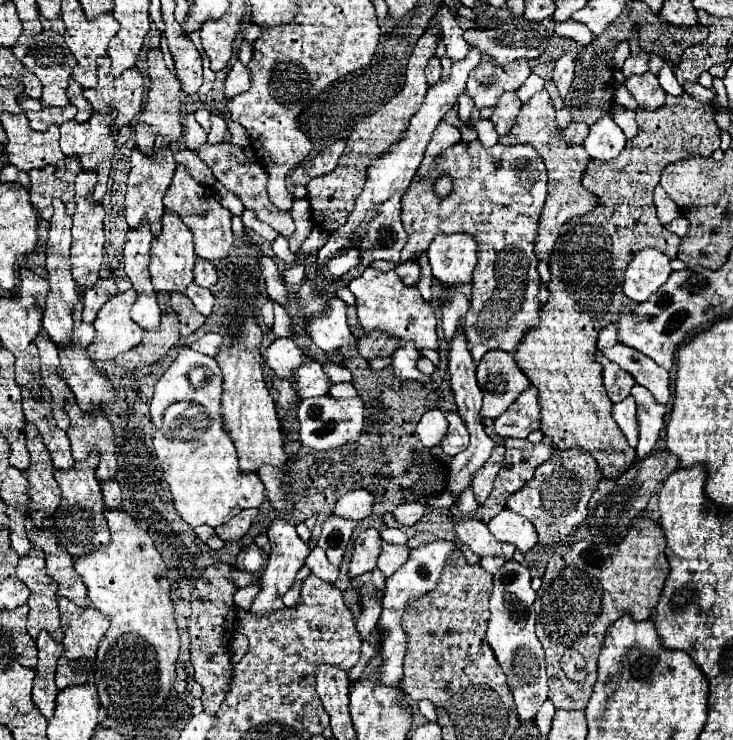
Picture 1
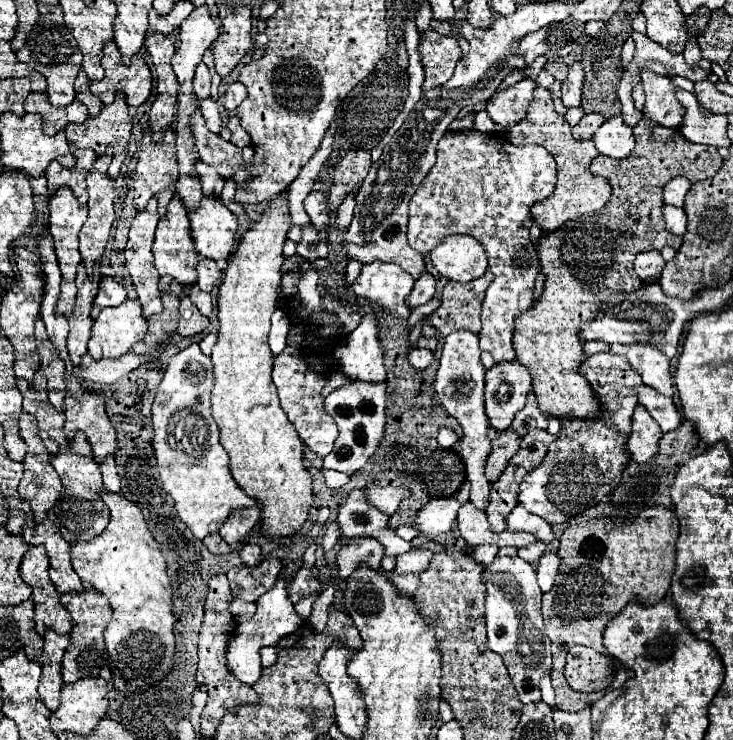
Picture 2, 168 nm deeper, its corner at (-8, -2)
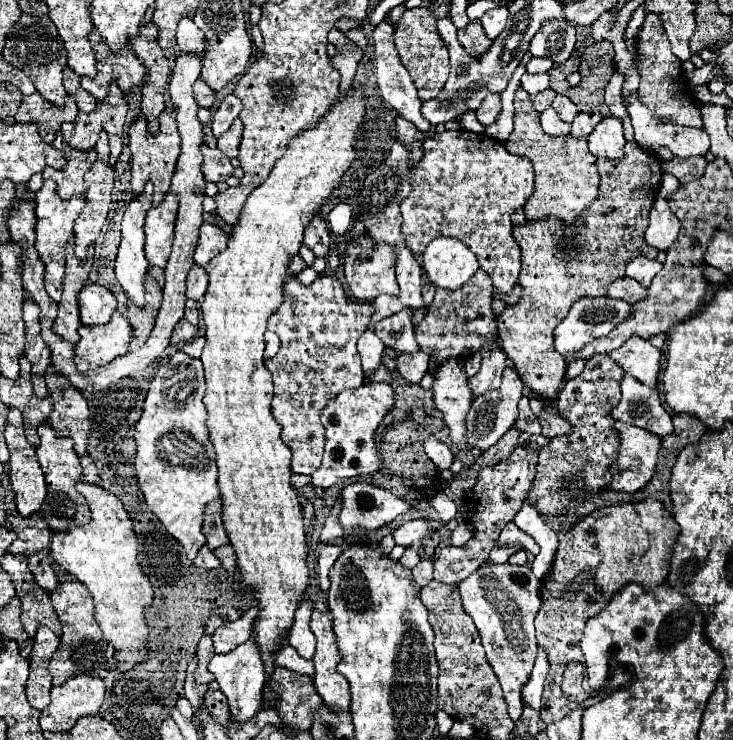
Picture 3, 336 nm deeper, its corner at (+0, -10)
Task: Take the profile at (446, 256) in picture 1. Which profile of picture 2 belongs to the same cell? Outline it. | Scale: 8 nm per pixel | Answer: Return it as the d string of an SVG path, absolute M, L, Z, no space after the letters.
M452 234L430 252L434 268L448 280L470 282L486 272L484 248L466 234Z

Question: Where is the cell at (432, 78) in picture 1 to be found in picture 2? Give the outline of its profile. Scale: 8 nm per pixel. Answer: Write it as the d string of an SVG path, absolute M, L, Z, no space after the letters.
M428 28L420 38L418 54L426 74L422 84L422 90L426 92L430 88L438 88L446 84L446 80L454 74L454 68L462 56L462 50L456 38L442 36L436 30Z

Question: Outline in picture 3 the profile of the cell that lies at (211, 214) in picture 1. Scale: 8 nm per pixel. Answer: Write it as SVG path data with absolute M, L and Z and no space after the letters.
M204 222L200 226L194 262L198 266L206 266L214 256L218 256L226 248L226 244L228 244L228 236L222 232L222 228L212 222Z

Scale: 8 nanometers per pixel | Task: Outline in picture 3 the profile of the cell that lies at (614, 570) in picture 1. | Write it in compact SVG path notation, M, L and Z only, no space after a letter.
M646 498L642 502L626 502L618 506L602 506L560 534L560 546L552 572L542 582L542 606L536 614L536 638L548 654L550 670L544 682L540 716L546 724L562 720L578 704L568 702L560 690L562 670L572 660L584 660L580 638L584 626L594 618L612 596L626 584L636 582L644 590L658 588L670 568L672 546L680 528L672 520L672 512L664 502Z

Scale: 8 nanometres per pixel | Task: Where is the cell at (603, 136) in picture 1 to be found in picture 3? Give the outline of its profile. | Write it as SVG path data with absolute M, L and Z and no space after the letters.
M614 116L604 118L594 132L588 136L588 148L596 158L620 158L624 156L624 134L622 122Z

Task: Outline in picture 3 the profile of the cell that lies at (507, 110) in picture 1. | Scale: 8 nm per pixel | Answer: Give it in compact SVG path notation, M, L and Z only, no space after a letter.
M492 94L492 96L486 96L484 102L480 104L480 108L476 110L476 116L478 116L478 122L488 126L488 124L494 124L498 114L500 114L502 106L500 106L500 96L498 94Z

